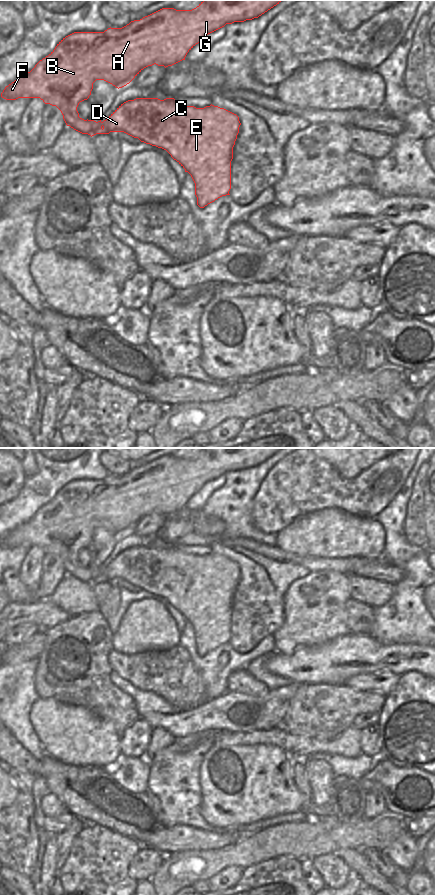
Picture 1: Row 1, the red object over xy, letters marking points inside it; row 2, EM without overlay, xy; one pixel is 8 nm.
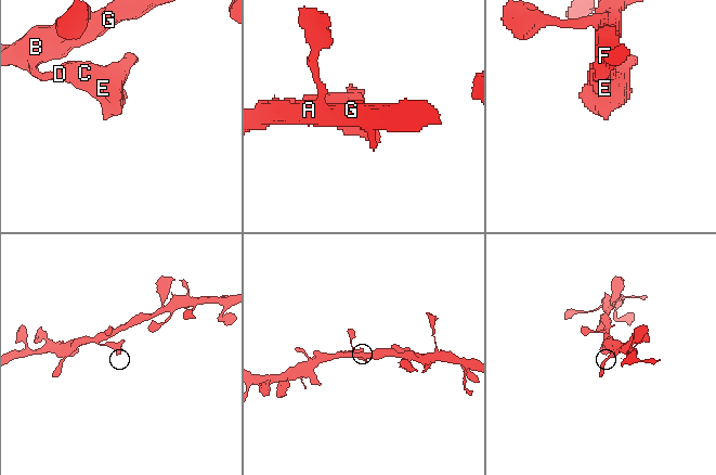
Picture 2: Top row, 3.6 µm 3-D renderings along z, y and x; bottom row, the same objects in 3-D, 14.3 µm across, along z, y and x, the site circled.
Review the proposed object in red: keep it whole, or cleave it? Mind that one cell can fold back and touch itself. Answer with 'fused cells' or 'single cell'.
single cell

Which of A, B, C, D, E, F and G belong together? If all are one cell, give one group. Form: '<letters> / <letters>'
A B C D E F G

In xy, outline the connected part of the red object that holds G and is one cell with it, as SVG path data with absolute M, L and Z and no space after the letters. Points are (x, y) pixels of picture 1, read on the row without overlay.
M203 448L192 458L176 458L162 456L140 468L131 469L122 476L108 476L104 480L74 480L63 486L55 497L40 508L35 515L5 535L1 545L6 548L18 546L40 546L45 552L56 554L62 561L67 574L74 578L88 582L109 582L110 580L124 580L141 590L166 598L188 620L195 631L197 653L204 656L218 646L230 643L231 637L231 609L233 595L241 573L239 565L218 554L210 553L204 556L186 554L174 546L160 548L158 546L136 546L121 552L106 568L98 570L84 568L79 565L77 555L80 550L91 543L93 531L104 528L116 536L129 532L144 516L154 512L158 514L172 514L185 508L187 501L198 492L204 484L234 470L244 470L258 466L282 448Z

